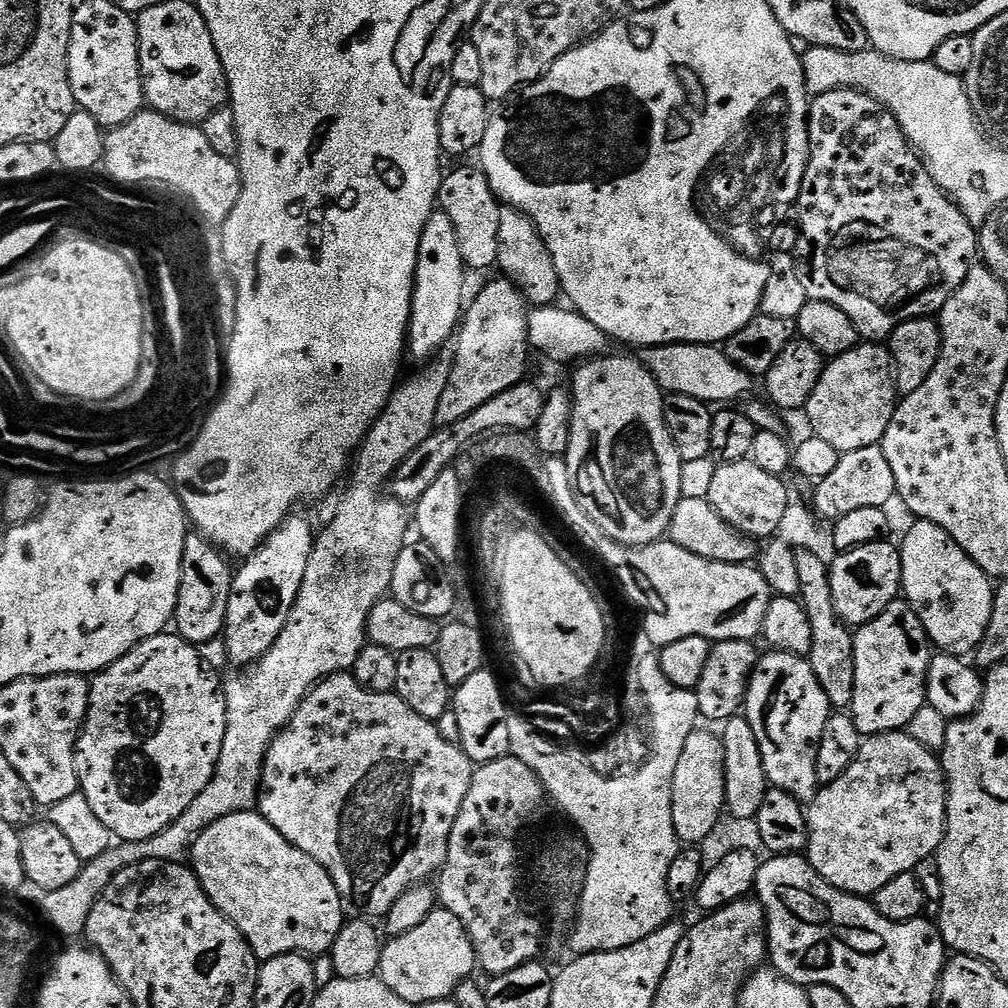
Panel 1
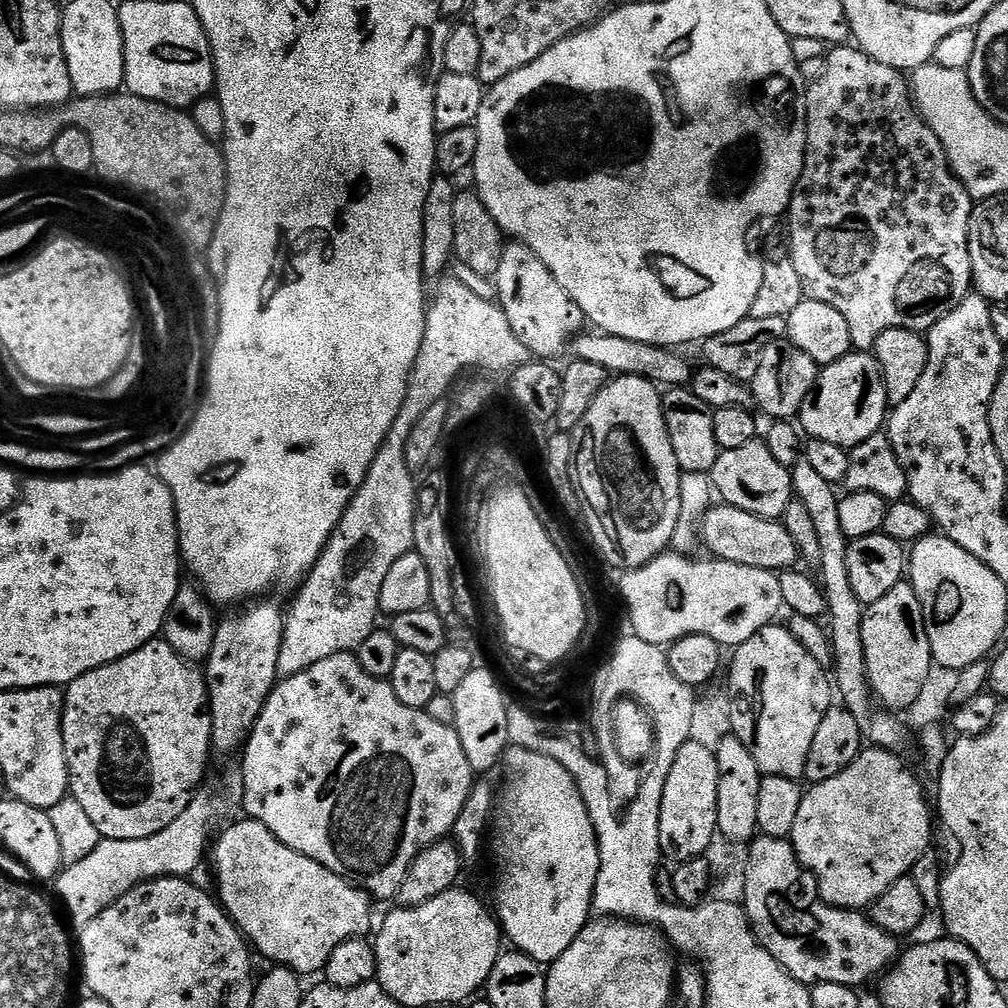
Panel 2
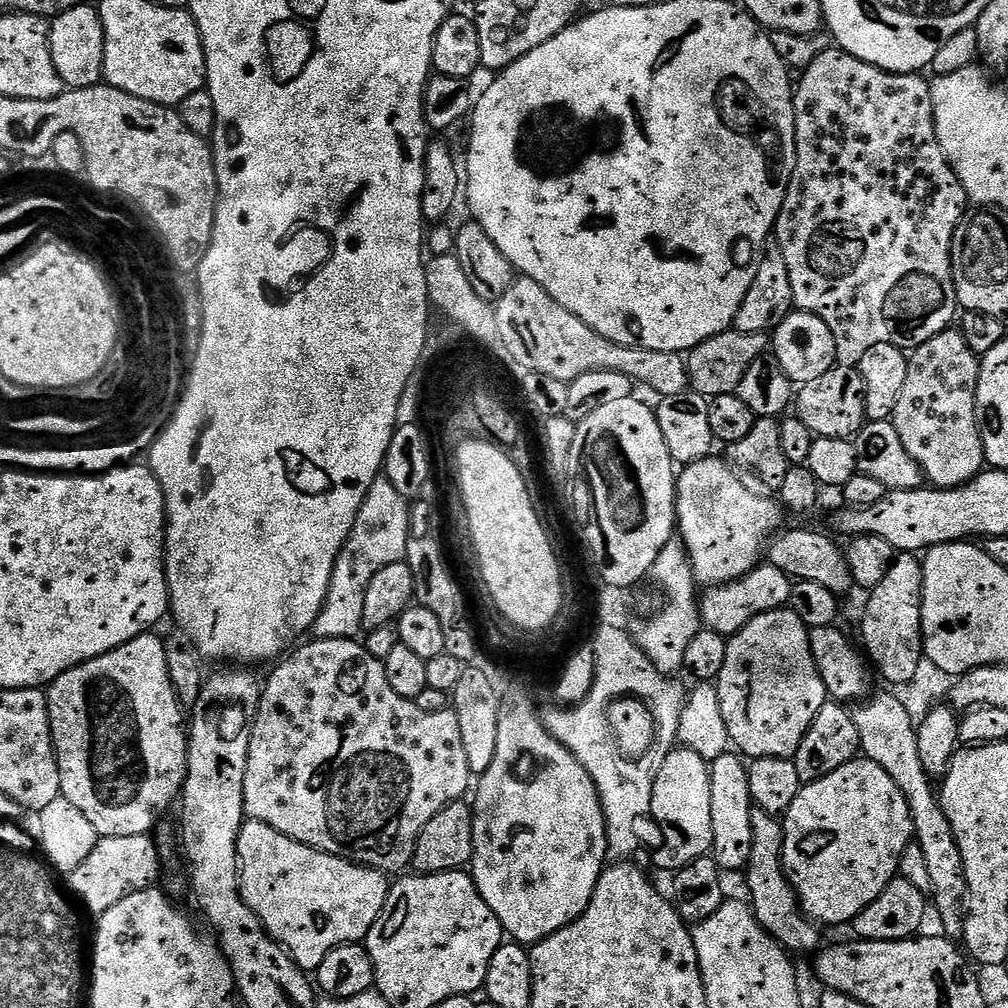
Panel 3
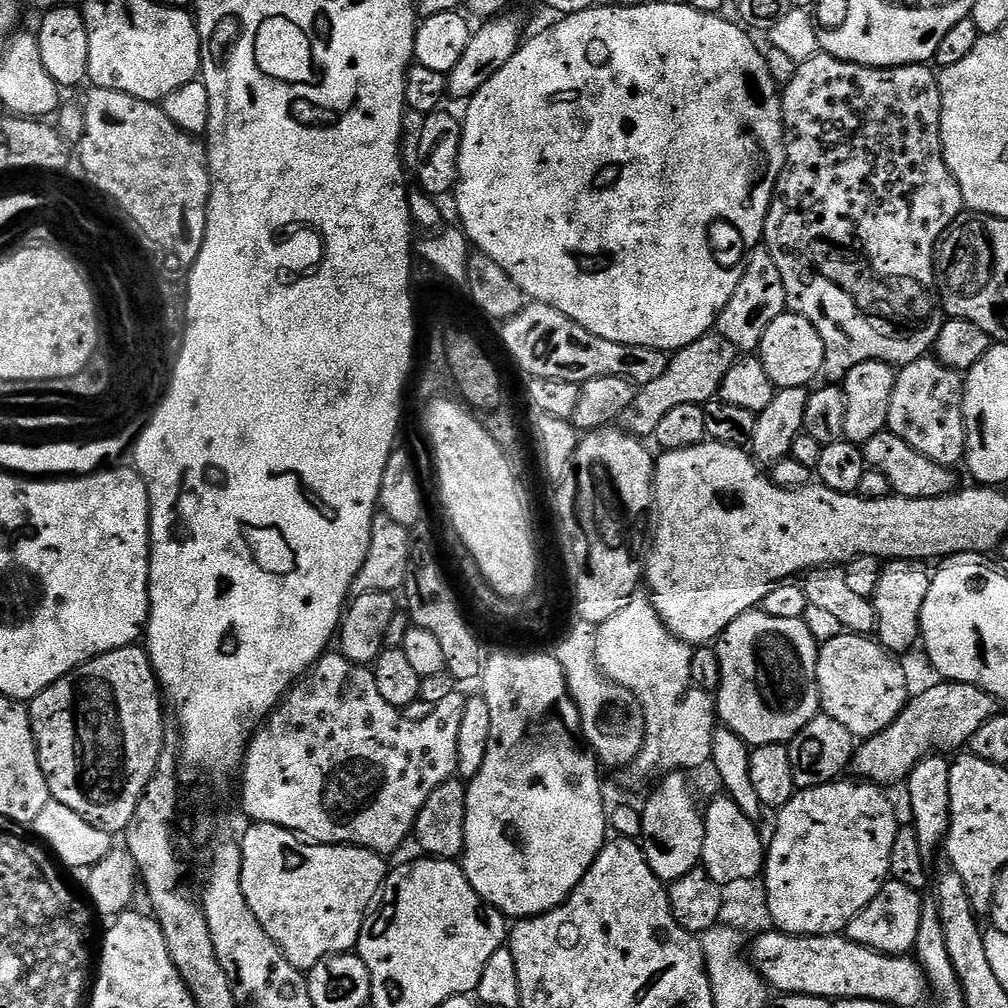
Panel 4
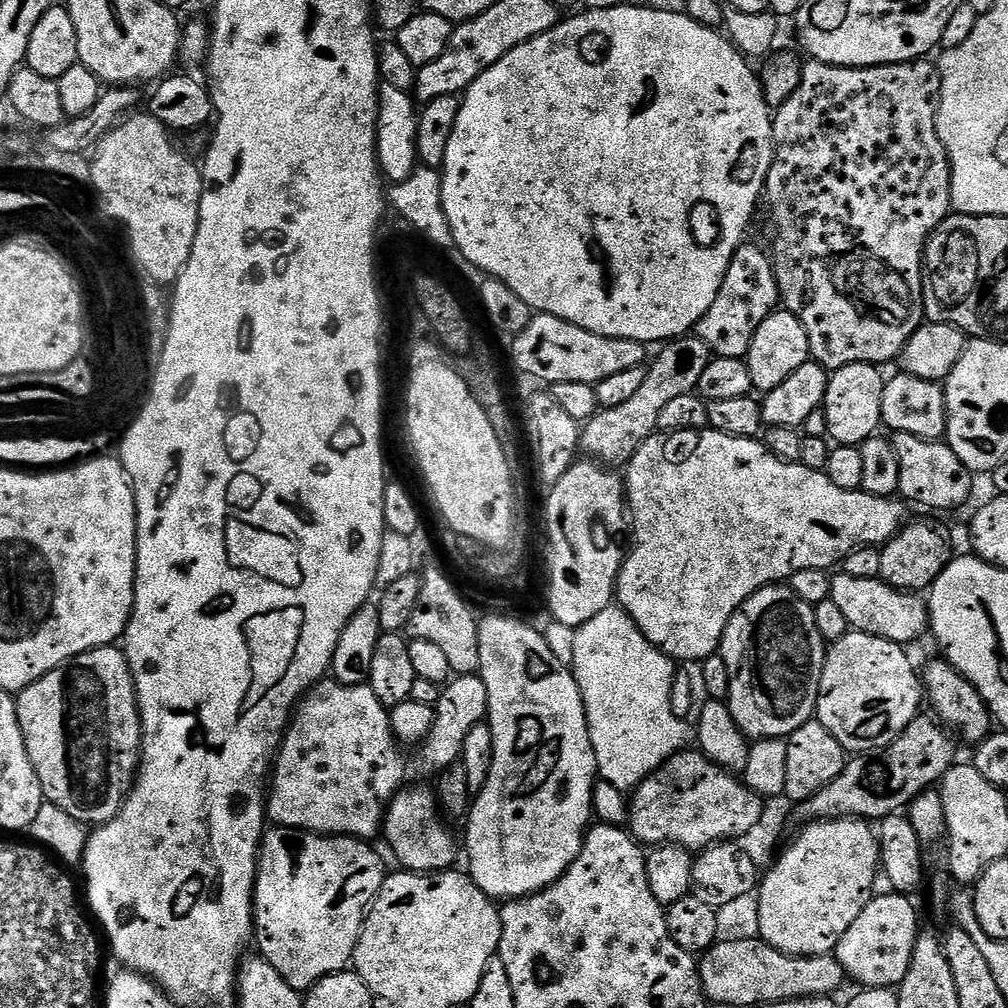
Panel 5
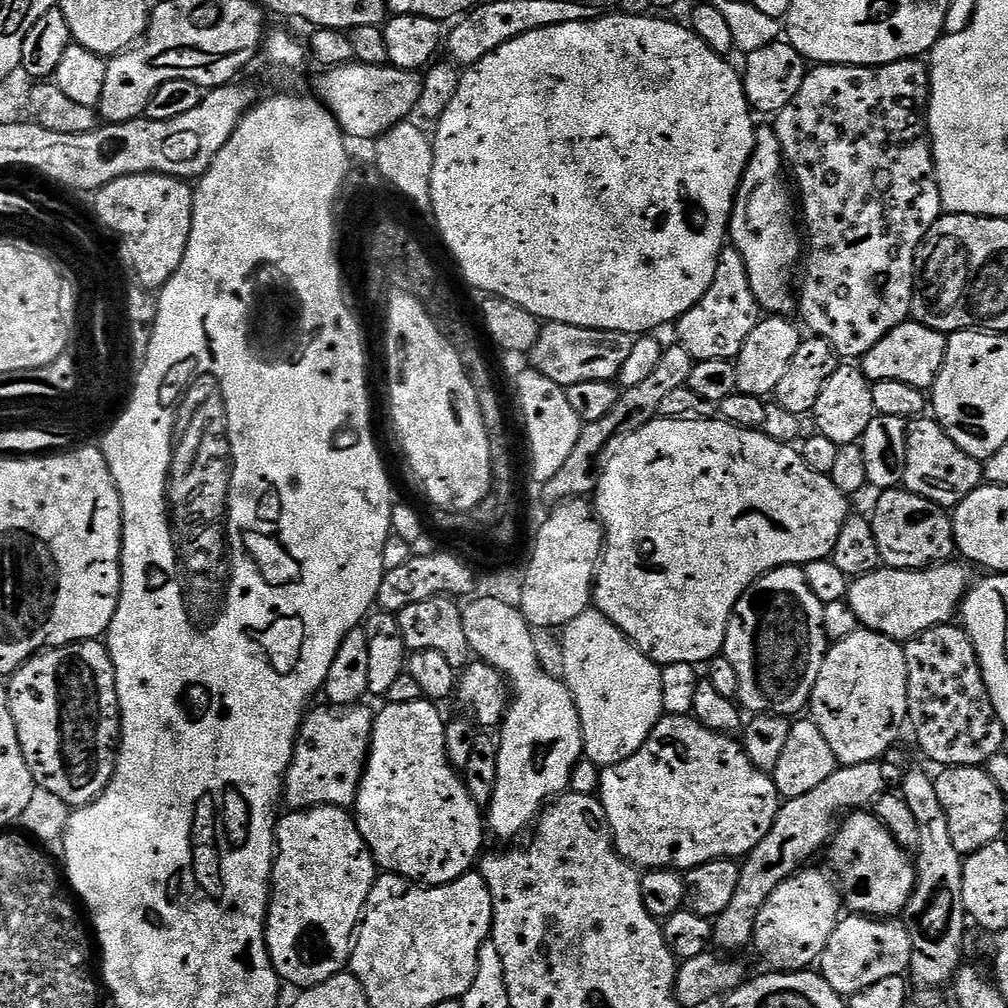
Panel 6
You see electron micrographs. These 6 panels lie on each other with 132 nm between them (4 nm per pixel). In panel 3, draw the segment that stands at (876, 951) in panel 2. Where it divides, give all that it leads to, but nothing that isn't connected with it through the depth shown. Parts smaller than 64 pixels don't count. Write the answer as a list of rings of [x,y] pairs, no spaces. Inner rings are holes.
[[[753,807],[752,829],[754,842],[750,846],[746,881],[749,888],[748,899],[752,913],[756,915],[756,921],[781,948],[789,953],[812,951],[815,953],[821,947],[820,936],[816,933],[819,932],[817,925],[801,912],[796,894],[788,882],[788,877],[784,875],[783,823],[777,817],[766,814],[761,808]]]

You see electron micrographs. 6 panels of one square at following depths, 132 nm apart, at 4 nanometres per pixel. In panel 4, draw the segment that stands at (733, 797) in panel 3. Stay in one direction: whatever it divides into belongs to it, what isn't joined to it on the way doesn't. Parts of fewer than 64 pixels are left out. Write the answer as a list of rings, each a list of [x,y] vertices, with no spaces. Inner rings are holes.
[[[726,794],[709,806],[704,816],[702,867],[721,886],[742,881],[755,881],[764,871],[766,840],[760,837],[757,825]]]

